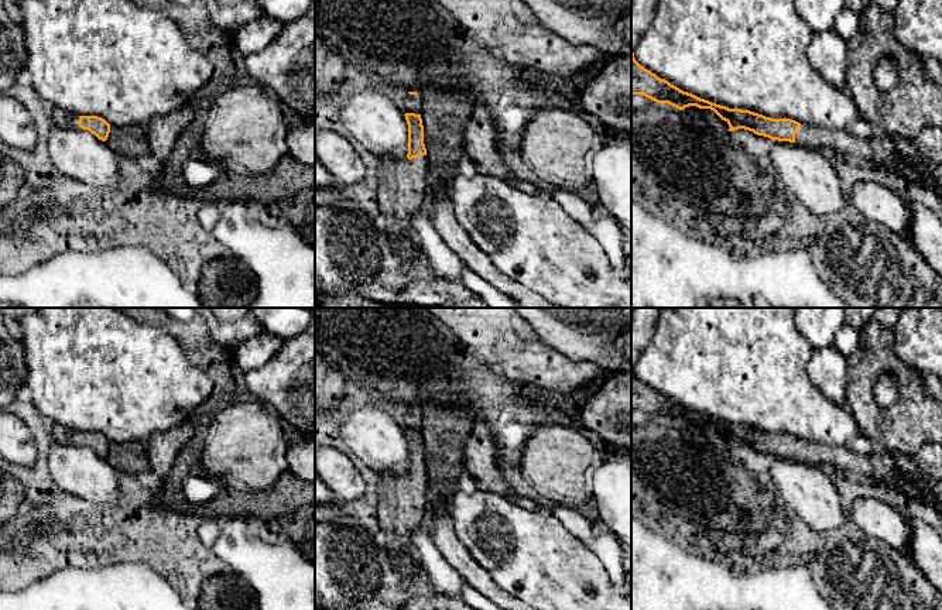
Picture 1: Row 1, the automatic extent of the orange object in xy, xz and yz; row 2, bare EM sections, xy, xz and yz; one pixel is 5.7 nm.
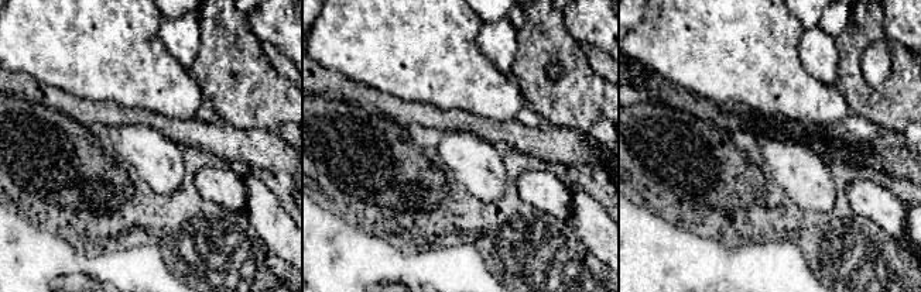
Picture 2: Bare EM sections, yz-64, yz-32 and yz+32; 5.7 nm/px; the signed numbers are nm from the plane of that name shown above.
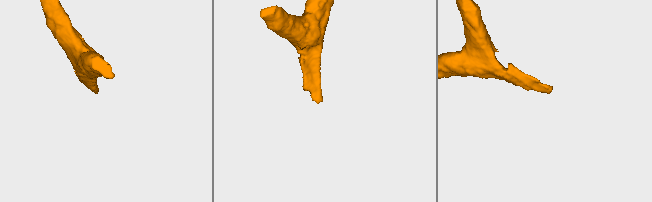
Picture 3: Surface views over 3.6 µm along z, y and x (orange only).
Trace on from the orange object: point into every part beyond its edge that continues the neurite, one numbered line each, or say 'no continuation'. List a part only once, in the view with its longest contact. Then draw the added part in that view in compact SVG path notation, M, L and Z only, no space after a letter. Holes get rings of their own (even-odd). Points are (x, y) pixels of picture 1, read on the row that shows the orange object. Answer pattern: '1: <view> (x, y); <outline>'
1: xz (401, 182); M427 155L377 160L377 201L380 212L386 215L384 230L394 241L410 240L417 244L411 219L424 210L429 169Z

